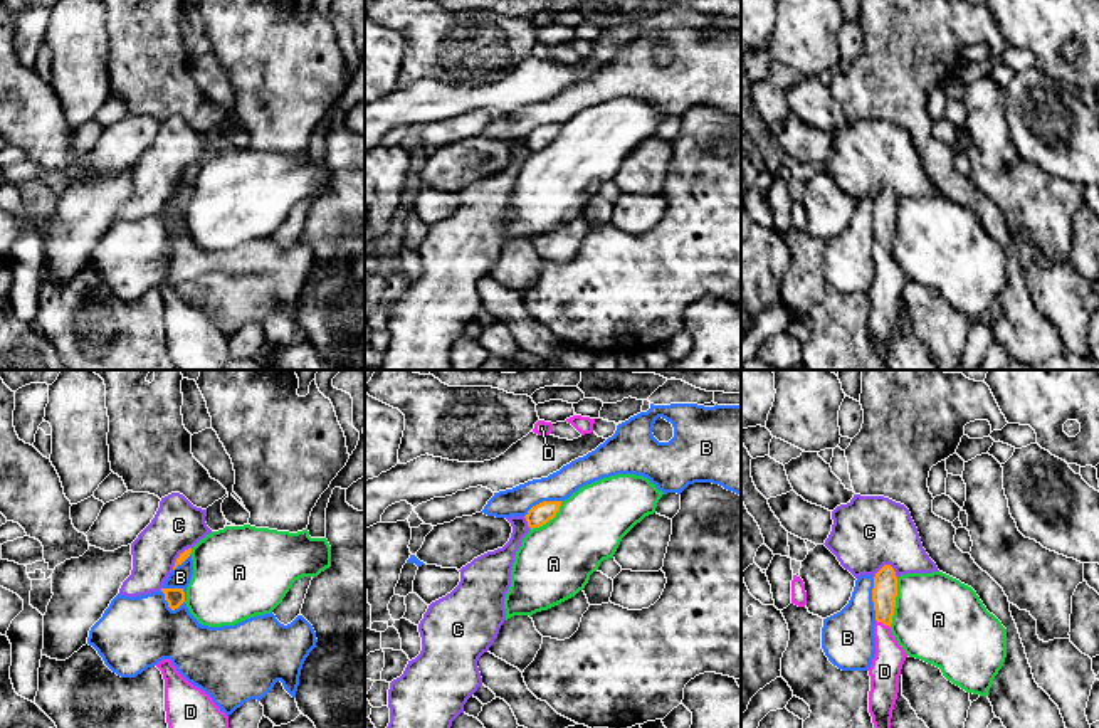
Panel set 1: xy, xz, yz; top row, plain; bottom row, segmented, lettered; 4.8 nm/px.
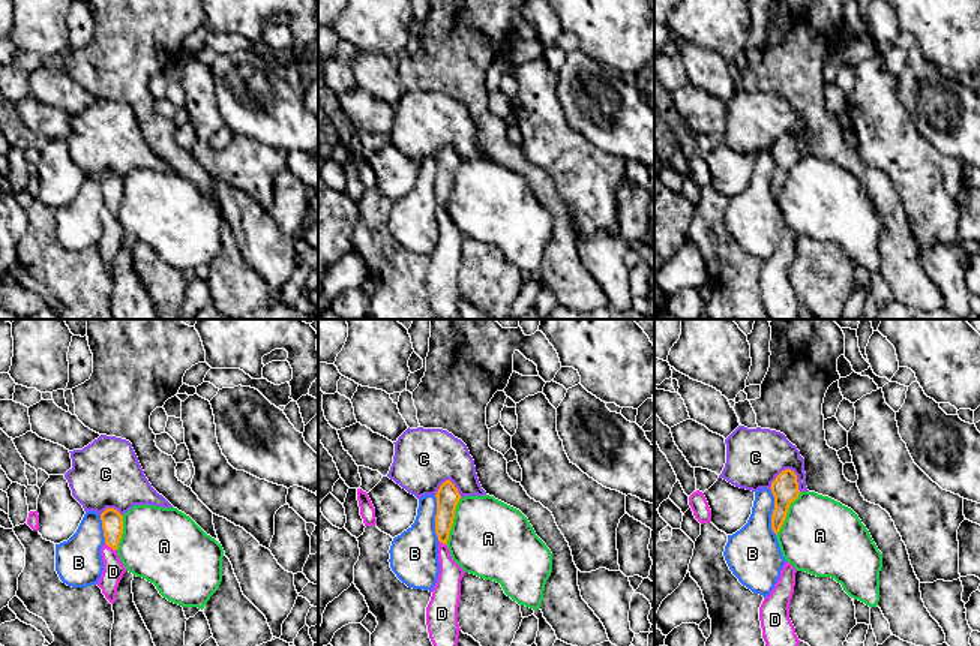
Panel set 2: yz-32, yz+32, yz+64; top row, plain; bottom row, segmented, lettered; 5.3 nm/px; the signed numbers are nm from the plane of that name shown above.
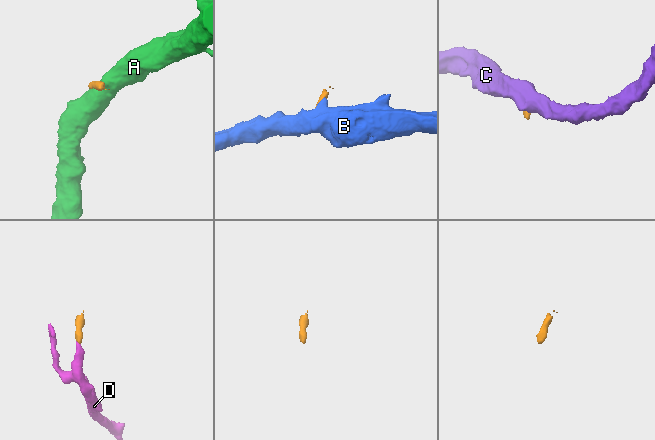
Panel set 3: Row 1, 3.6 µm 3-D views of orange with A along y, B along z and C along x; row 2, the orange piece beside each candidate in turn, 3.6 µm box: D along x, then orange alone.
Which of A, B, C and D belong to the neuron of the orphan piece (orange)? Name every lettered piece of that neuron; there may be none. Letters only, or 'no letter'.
D

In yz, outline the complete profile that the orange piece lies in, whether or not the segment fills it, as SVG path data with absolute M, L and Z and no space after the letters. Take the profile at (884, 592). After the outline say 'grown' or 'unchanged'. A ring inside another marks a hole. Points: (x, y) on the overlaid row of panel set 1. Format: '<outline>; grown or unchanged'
M884 565L876 573L872 588L876 656L869 667L869 713L874 728L891 728L892 710L899 693L899 676L907 657L891 632L896 597L896 572L891 565Z; grown

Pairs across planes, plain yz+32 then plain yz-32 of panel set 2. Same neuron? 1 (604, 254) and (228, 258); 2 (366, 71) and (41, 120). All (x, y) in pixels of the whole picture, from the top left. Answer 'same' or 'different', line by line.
1: different
2: different

